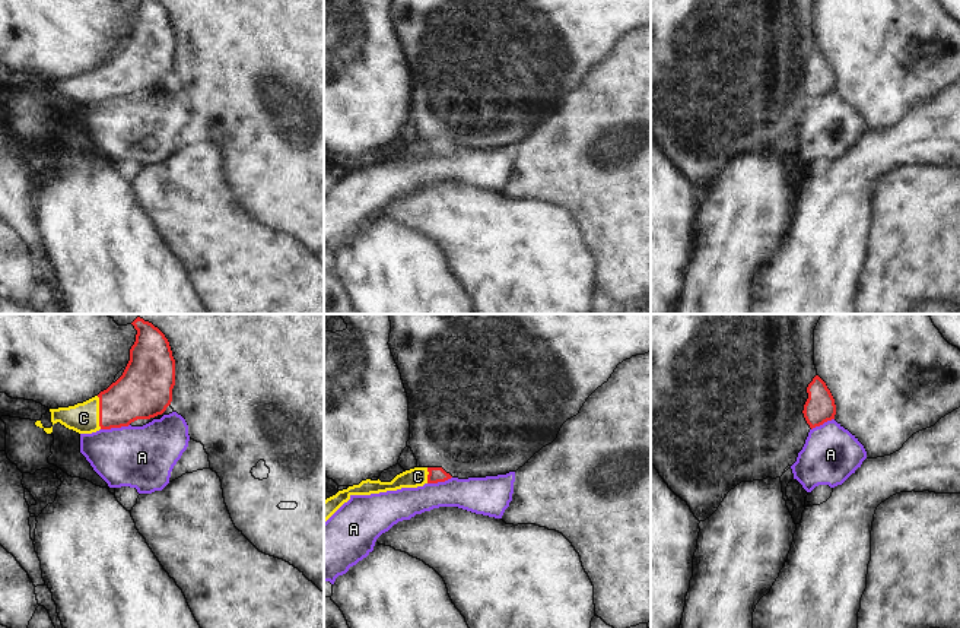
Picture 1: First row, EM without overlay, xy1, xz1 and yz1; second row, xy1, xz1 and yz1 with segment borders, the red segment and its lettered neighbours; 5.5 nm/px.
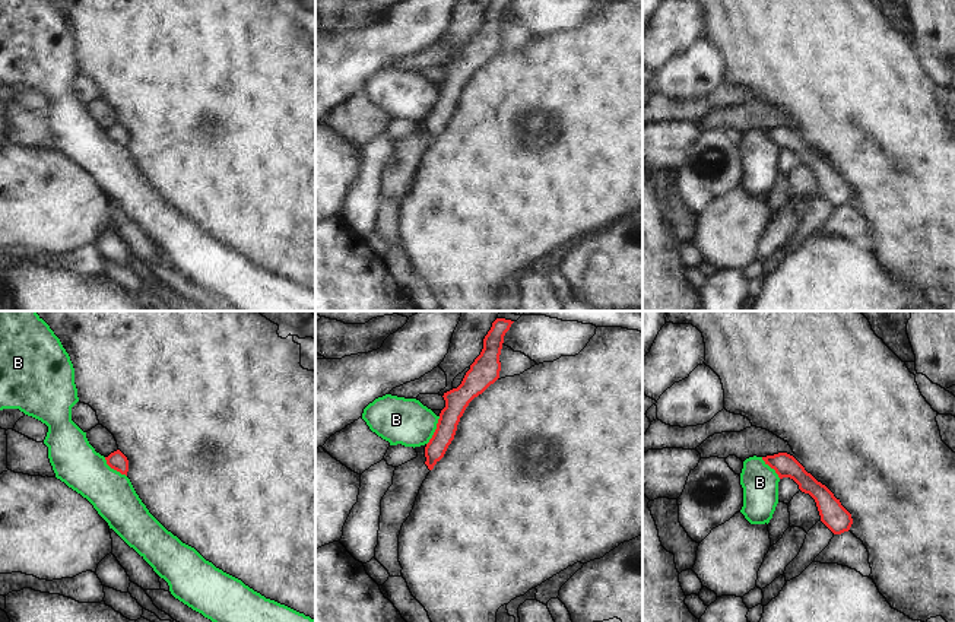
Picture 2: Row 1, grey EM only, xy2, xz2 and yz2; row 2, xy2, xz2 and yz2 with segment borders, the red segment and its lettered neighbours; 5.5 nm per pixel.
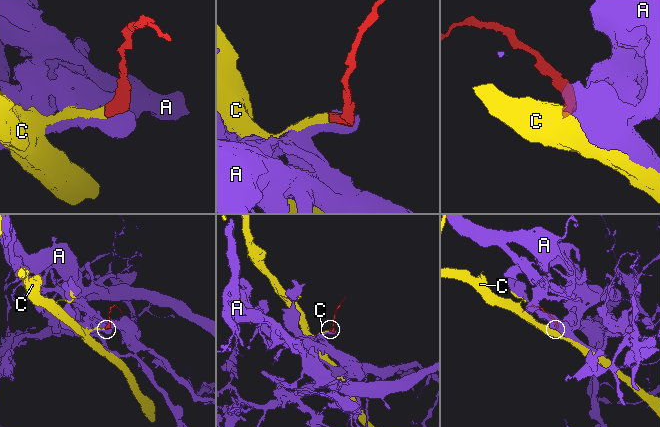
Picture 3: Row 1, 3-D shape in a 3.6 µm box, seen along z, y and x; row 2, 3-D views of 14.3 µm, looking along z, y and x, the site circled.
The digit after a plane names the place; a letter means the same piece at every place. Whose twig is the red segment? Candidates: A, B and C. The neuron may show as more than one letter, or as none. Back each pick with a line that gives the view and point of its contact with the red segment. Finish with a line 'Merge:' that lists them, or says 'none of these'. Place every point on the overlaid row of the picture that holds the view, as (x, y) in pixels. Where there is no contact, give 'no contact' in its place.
C: contact xy1 (99, 412)
Merge: C

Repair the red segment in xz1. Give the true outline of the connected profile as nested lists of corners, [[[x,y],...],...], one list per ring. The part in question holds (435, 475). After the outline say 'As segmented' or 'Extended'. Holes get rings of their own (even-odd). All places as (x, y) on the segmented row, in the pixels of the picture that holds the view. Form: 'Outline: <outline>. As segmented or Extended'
Outline: [[[414,467],[397,475],[391,482],[362,480],[359,485],[338,491],[324,501],[324,523],[344,504],[352,495],[371,495],[401,488],[417,488],[425,483],[438,483],[451,479],[442,467]]]. Extended

